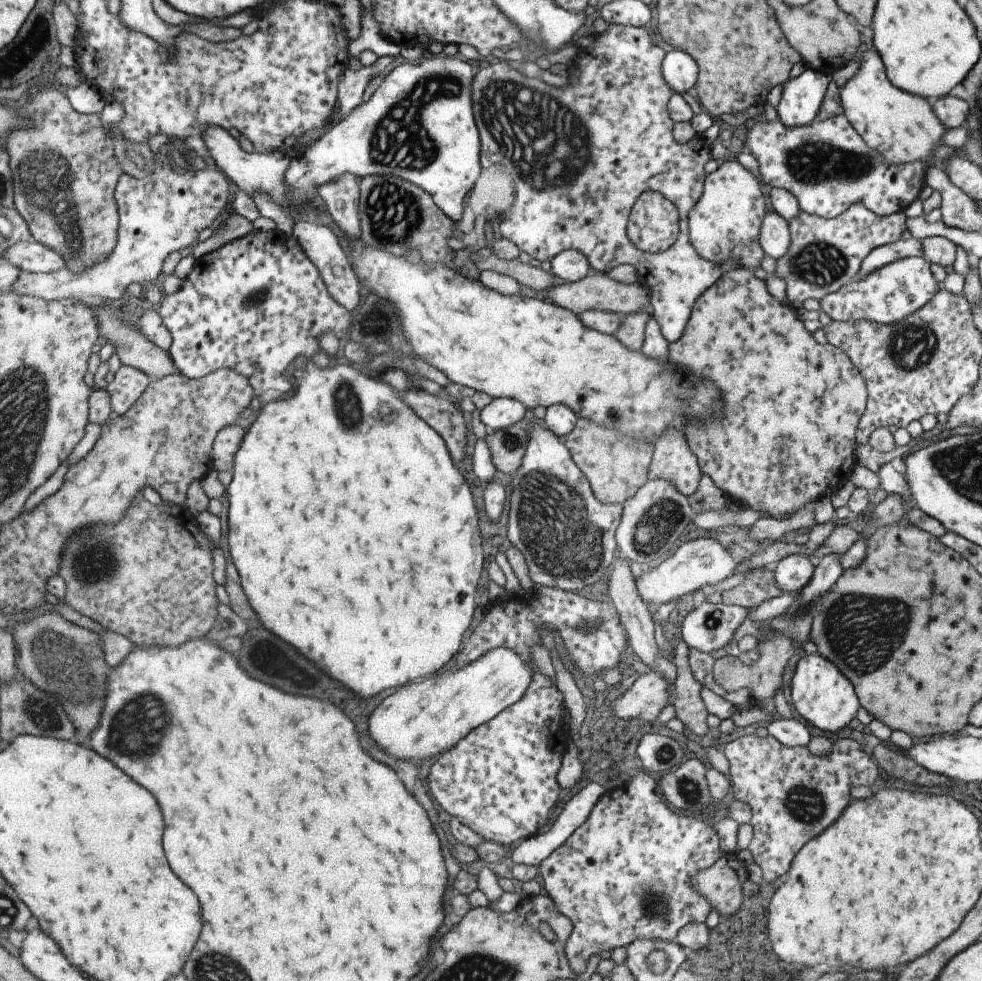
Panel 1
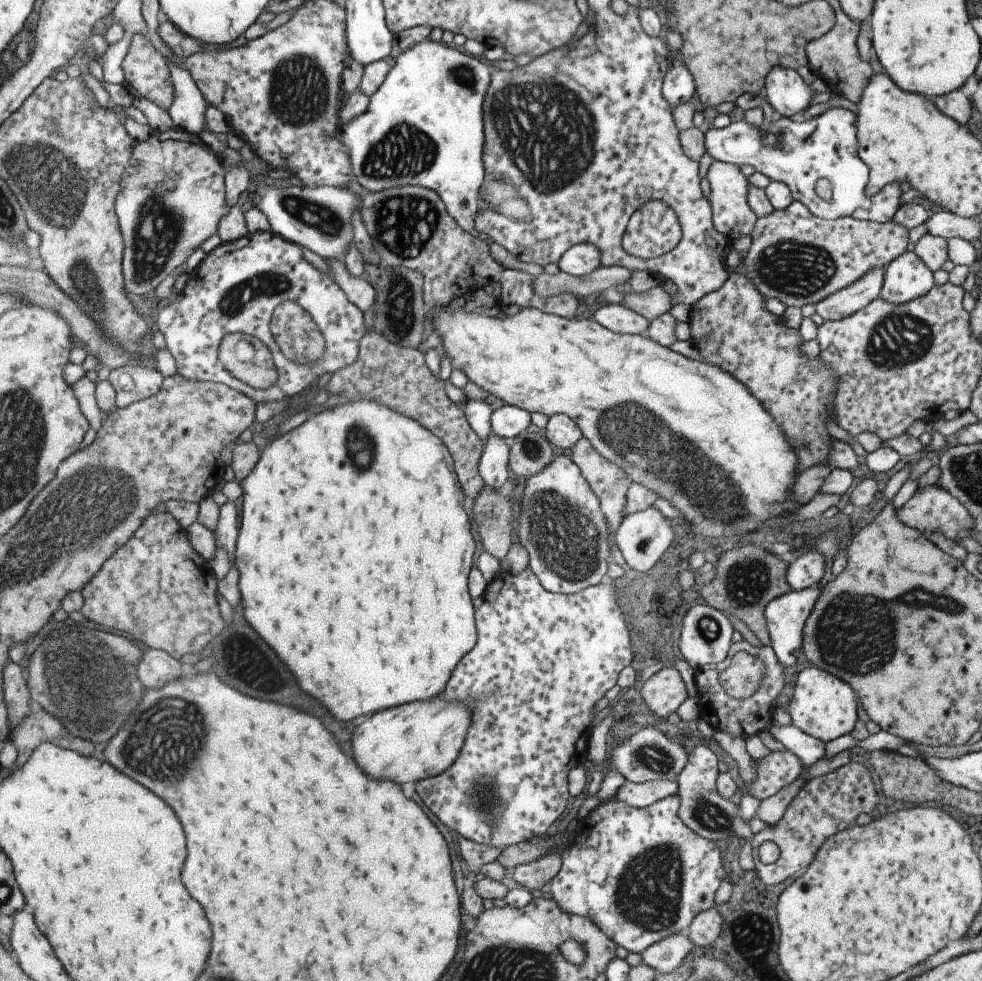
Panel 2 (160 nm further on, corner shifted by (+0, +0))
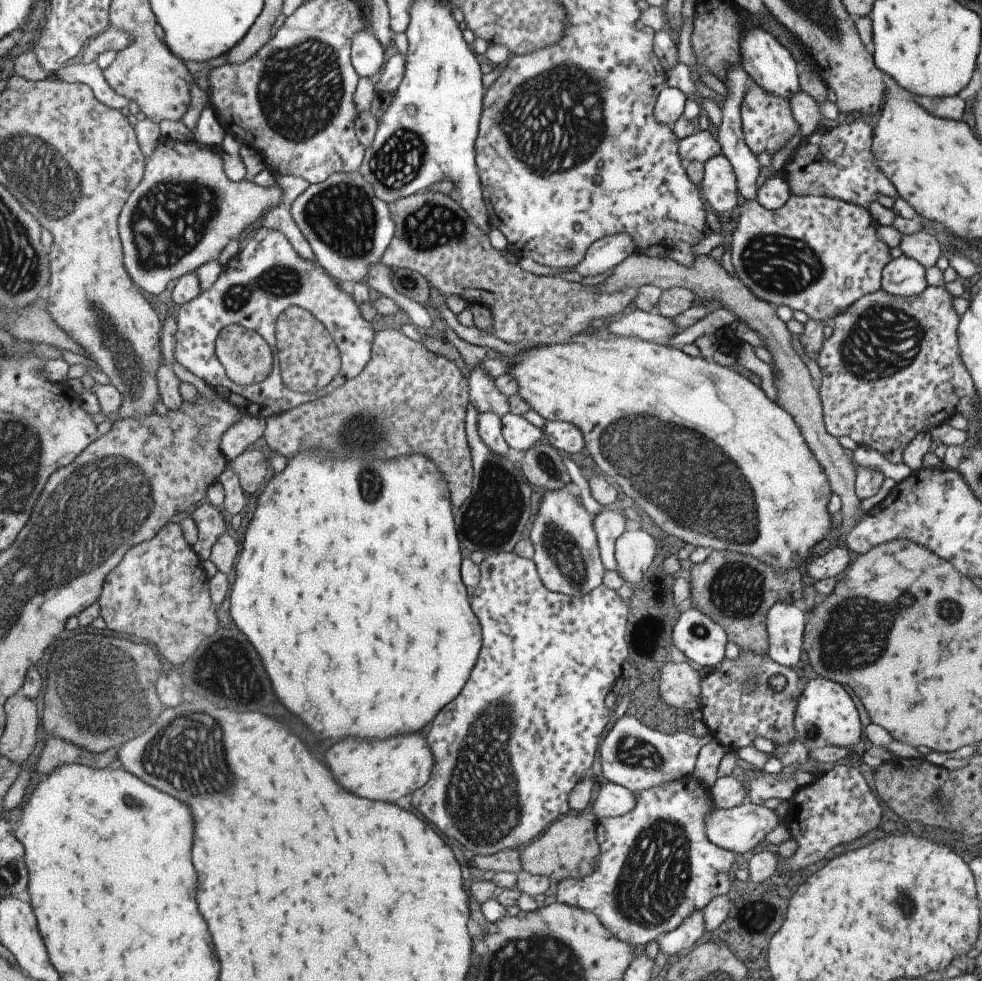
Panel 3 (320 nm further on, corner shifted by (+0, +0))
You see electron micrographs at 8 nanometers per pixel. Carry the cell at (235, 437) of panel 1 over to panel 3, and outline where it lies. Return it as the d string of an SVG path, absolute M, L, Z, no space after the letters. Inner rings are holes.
M247 450L228 462L237 472L241 487L247 494L255 494L263 489L263 484L269 480L269 464L263 452Z

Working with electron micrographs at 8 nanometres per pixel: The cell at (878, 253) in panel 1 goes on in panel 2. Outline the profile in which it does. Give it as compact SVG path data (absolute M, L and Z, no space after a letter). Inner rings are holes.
M876 267L867 272L860 280L846 288L835 291L814 304L814 313L824 321L838 321L847 318L856 310L863 308L869 301L879 297L885 267Z

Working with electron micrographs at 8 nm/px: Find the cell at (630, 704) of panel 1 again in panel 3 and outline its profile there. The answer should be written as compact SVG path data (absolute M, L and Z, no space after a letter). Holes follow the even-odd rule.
M668 661L657 677L659 697L667 706L683 709L686 713L697 710L702 678L687 662Z

